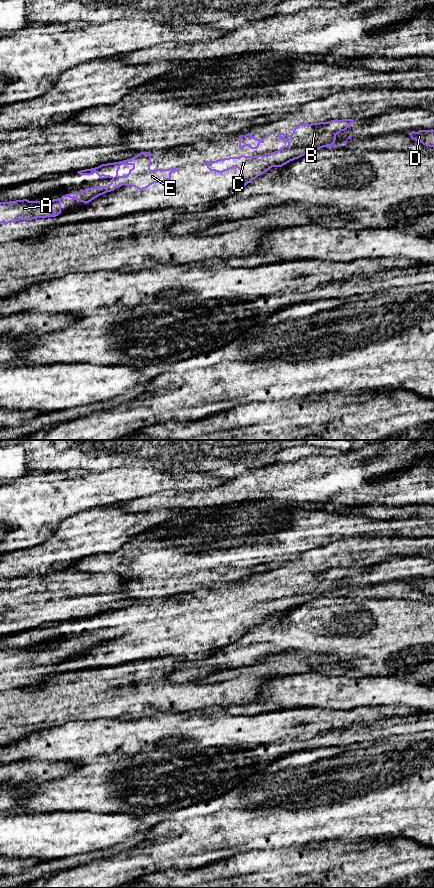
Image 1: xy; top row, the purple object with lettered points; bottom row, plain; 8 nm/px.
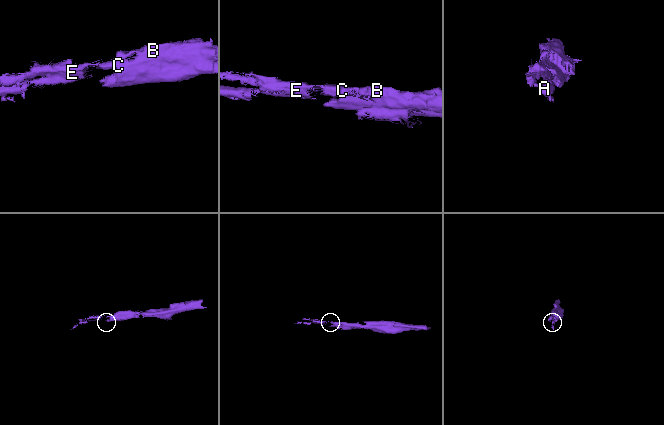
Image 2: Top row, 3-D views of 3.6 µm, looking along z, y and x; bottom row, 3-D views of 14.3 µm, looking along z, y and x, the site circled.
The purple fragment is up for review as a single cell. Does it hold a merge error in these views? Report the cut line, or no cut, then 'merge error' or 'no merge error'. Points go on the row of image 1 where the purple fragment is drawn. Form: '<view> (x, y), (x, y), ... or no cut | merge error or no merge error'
xy (107, 186), (109, 188), (108, 191) | merge error

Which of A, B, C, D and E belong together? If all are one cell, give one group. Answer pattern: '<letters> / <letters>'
A / B C D E

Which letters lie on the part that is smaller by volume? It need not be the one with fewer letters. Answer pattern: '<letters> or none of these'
A

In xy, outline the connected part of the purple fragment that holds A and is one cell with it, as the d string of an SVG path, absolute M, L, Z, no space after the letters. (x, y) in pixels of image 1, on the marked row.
M61 198L47 201L27 199L0 202L0 223L8 224L19 220L56 217L61 214Z

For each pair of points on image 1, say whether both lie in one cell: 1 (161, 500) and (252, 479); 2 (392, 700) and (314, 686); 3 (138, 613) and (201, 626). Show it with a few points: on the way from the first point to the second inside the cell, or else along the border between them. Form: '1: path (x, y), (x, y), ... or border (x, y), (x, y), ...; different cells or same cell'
1: path (184, 499), (207, 498), (229, 492); same cell
2: path (373, 692), (333, 692); same cell
3: path (154, 626), (185, 626); same cell

